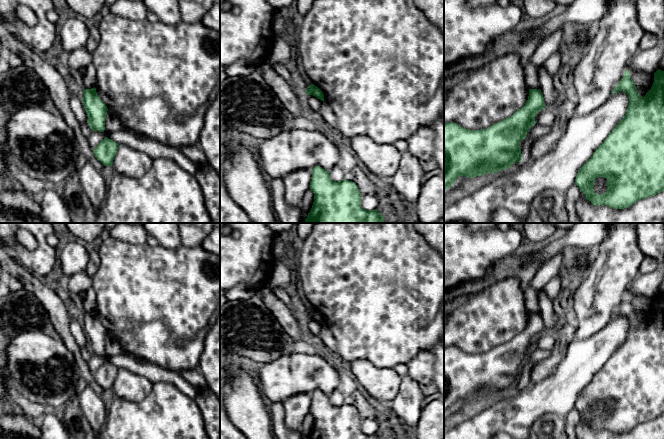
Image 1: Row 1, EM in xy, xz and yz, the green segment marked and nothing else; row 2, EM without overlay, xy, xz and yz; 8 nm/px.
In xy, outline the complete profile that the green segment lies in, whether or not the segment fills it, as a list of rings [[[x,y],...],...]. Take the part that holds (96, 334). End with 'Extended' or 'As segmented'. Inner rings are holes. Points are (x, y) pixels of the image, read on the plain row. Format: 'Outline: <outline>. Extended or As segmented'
Outline: [[[95,311],[83,313],[83,318],[82,326],[88,340],[88,349],[93,355],[104,356],[106,354],[105,343],[108,335],[107,330],[98,320]]]. As segmented

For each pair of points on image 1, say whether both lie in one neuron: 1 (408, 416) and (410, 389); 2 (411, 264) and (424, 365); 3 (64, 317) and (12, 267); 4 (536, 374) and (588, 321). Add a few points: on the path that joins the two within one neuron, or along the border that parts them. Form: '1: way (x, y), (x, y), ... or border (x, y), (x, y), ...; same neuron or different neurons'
1: way (408, 409), (409, 396); same neuron
2: border (429, 349), (420, 351), (407, 364); different neurons
3: way (53, 304), (25, 277); same neuron
4: border (576, 326), (574, 337); different neurons

